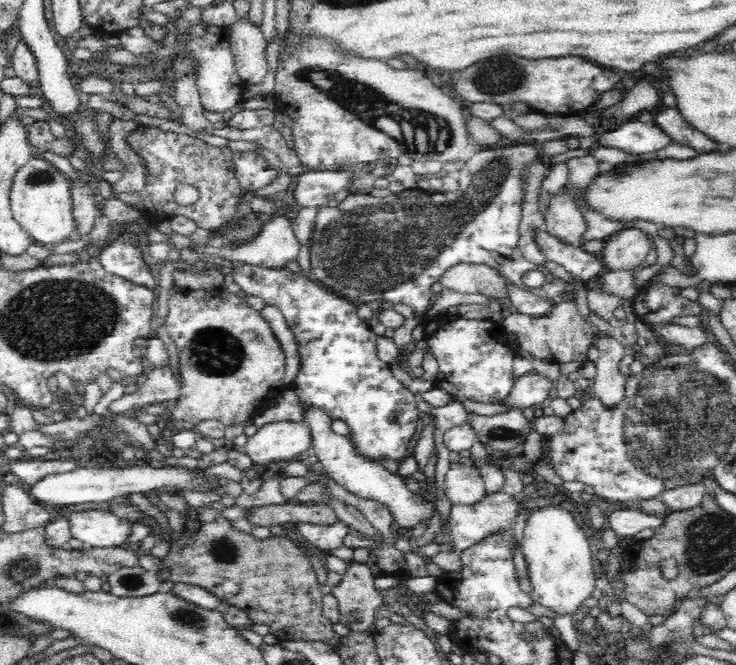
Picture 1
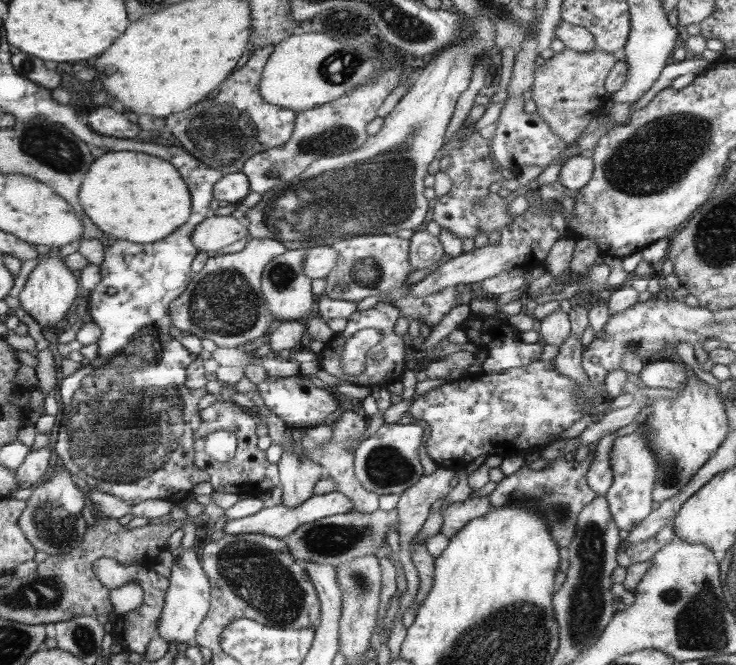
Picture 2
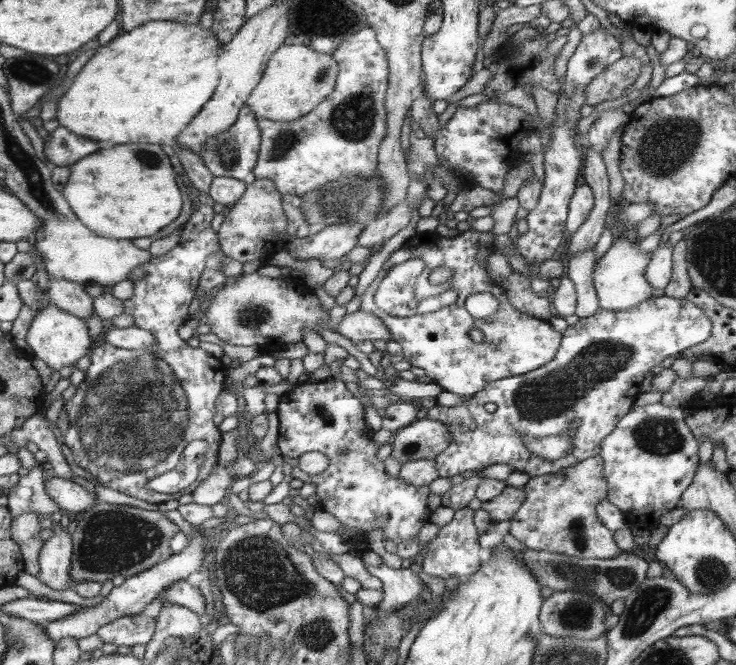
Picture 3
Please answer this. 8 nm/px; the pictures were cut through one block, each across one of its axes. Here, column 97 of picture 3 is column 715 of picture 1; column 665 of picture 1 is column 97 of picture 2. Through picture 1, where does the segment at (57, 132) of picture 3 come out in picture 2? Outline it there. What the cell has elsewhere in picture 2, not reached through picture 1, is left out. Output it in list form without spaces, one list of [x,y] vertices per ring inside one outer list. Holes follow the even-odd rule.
[[[107,104],[96,106],[87,118],[89,124],[96,133],[112,136],[114,138],[136,139],[141,128],[138,123],[130,122],[124,114],[108,108]]]

